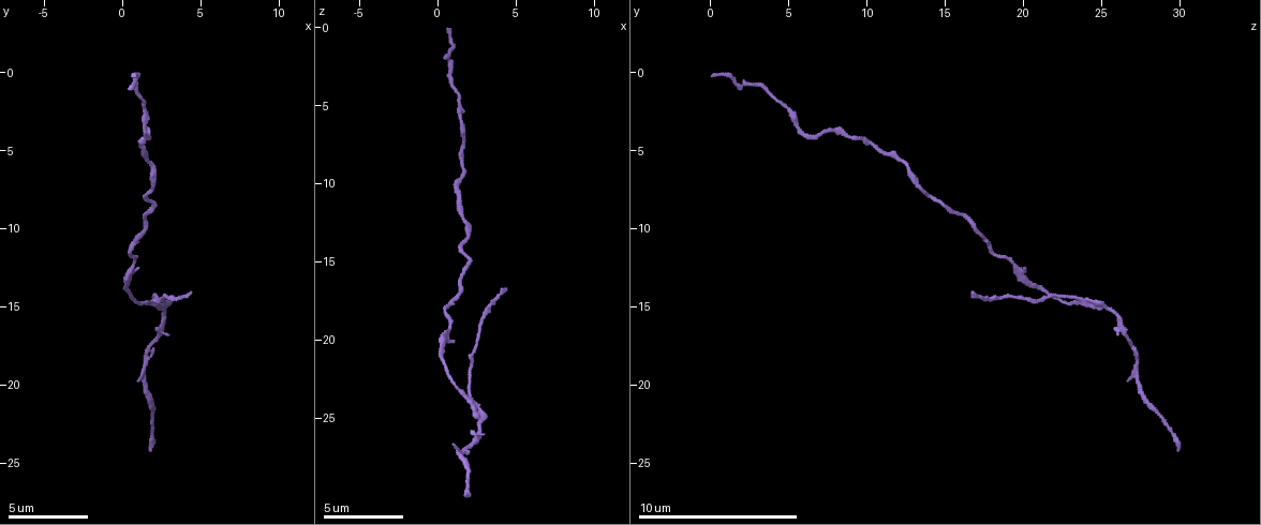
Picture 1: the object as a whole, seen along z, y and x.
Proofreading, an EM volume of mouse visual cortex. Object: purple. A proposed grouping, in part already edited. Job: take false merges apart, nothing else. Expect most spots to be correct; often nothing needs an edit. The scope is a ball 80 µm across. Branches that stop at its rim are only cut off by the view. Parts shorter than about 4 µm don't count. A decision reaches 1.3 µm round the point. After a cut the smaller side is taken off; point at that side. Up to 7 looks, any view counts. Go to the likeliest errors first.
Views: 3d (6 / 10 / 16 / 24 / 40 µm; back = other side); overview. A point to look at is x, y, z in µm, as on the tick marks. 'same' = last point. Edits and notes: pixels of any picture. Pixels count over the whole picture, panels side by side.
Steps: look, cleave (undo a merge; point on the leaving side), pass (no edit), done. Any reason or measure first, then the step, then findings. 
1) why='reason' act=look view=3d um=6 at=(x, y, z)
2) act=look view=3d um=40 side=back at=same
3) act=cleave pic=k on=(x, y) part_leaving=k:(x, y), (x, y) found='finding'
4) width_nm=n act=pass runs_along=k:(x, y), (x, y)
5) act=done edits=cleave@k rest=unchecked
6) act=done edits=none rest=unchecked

act=look view=3d um=6 at=(0.8, 1.0, 3.4)

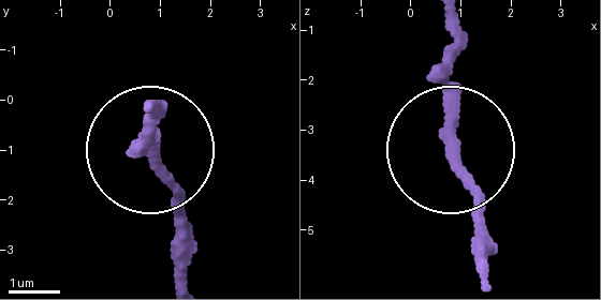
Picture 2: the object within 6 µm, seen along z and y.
act=pass found='all the same neuron'

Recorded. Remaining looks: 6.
why='sudden change in width' act=look view=3d um=6 at=(1.8, 7.6, 13.8)

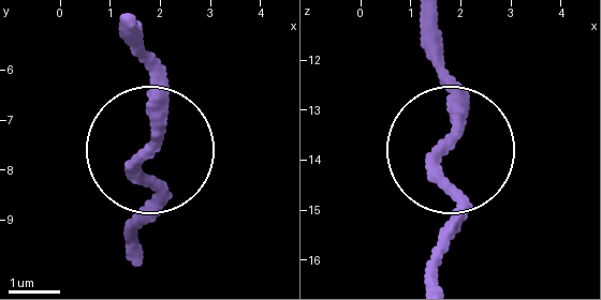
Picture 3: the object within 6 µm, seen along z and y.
act=pass runs_along=3:(130, 243), (156, 200), (156, 56) found='all the same neuron'

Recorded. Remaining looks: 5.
why='sudden change in width' act=look view=3d um=10 at=(0.8, 12.0, 19.2)

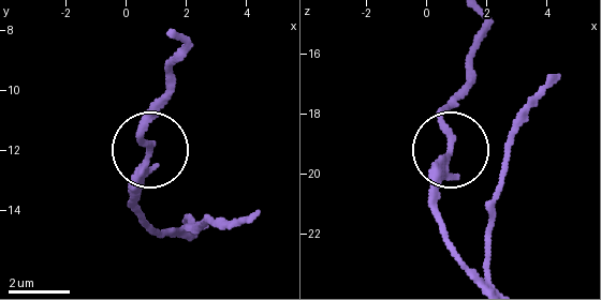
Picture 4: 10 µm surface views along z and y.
width_nm=240 act=pass found='one neuron here'

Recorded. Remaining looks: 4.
act=done edits=none rest=unchecked

